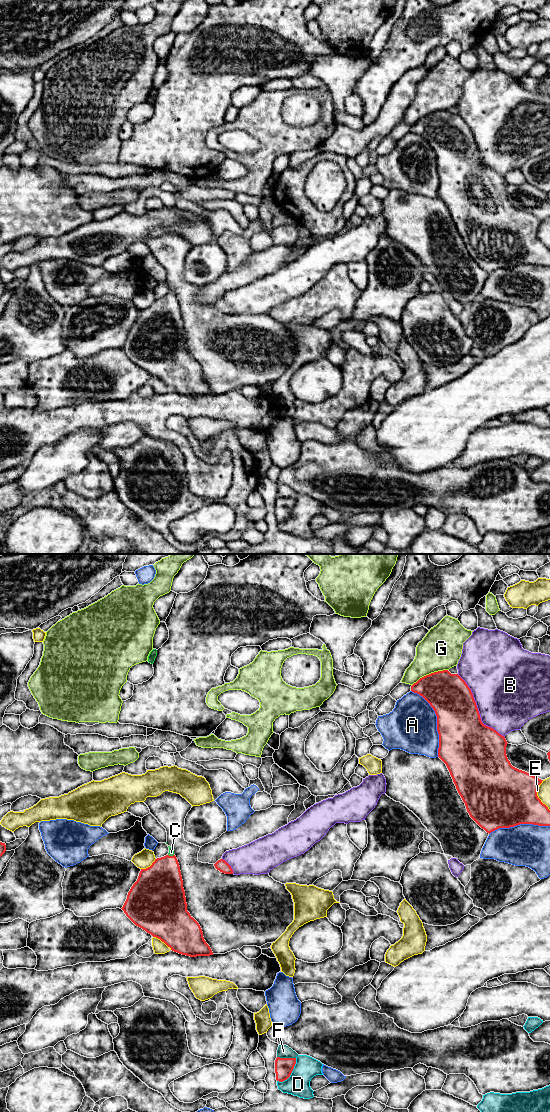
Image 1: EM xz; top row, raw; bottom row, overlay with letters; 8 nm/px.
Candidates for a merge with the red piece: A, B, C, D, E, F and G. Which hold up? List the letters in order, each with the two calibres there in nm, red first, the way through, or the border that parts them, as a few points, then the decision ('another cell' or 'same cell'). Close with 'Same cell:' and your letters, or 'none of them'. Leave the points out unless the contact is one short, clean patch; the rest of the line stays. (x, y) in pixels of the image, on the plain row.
A: 400/400 nm | another cell
B: 380/480 nm | another cell
C: 360/50 nm | across xz (160, 325), (171, 296), (171, 292) | same cell
D: 140/190 nm | another cell
E: 480/110 nm | another cell
F: 140/100 nm | another cell
G: 340/320 nm | another cell
Same cell: C

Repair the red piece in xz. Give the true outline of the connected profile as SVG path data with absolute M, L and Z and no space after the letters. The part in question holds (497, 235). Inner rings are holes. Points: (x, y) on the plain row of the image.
M448 110L420 118L411 131L422 136L437 156L438 197L446 204L470 257L487 273L520 264L550 266L550 250L537 236L543 220L513 207L506 195L507 181L484 165L471 129Z

